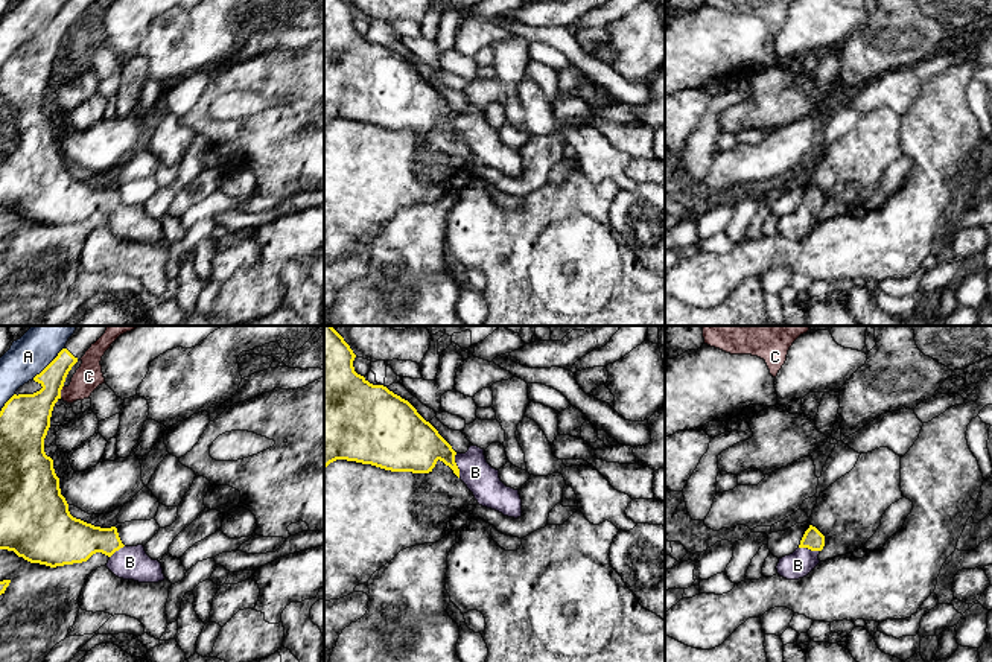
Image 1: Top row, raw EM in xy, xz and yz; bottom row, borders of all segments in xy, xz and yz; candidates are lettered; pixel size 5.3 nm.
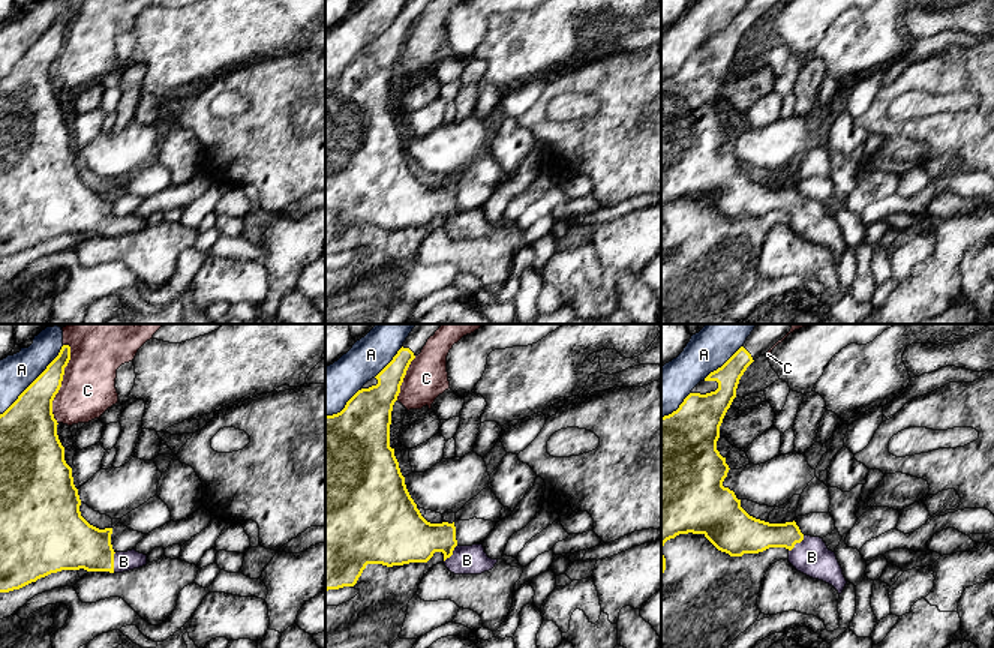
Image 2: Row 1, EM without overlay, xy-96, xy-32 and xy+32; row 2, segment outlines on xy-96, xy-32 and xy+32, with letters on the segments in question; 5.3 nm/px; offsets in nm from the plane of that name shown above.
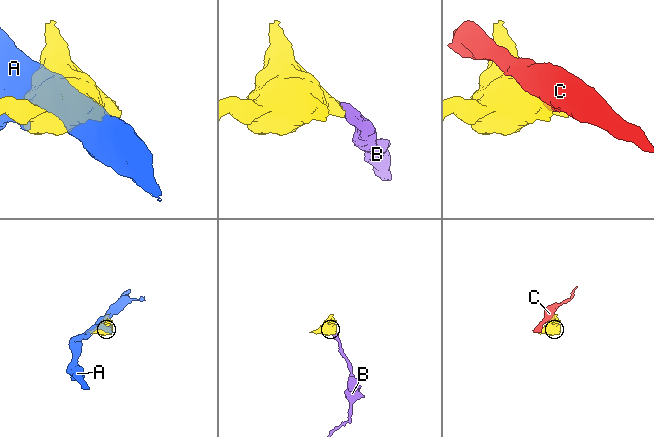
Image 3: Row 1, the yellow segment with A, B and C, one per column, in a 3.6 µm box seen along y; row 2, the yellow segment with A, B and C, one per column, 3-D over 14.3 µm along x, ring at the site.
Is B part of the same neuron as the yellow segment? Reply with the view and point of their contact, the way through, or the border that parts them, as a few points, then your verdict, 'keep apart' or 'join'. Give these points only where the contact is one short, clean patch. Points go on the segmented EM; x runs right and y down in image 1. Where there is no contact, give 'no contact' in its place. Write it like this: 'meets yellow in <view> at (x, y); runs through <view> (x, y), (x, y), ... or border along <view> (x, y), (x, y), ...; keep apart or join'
meets yellow in xz at (457, 466); runs through xz (416, 446), (438, 448), (457, 466), (469, 466), (475, 472); join

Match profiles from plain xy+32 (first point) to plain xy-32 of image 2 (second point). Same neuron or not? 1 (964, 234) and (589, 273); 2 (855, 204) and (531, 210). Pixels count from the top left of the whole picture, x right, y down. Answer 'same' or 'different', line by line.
1: different
2: different

